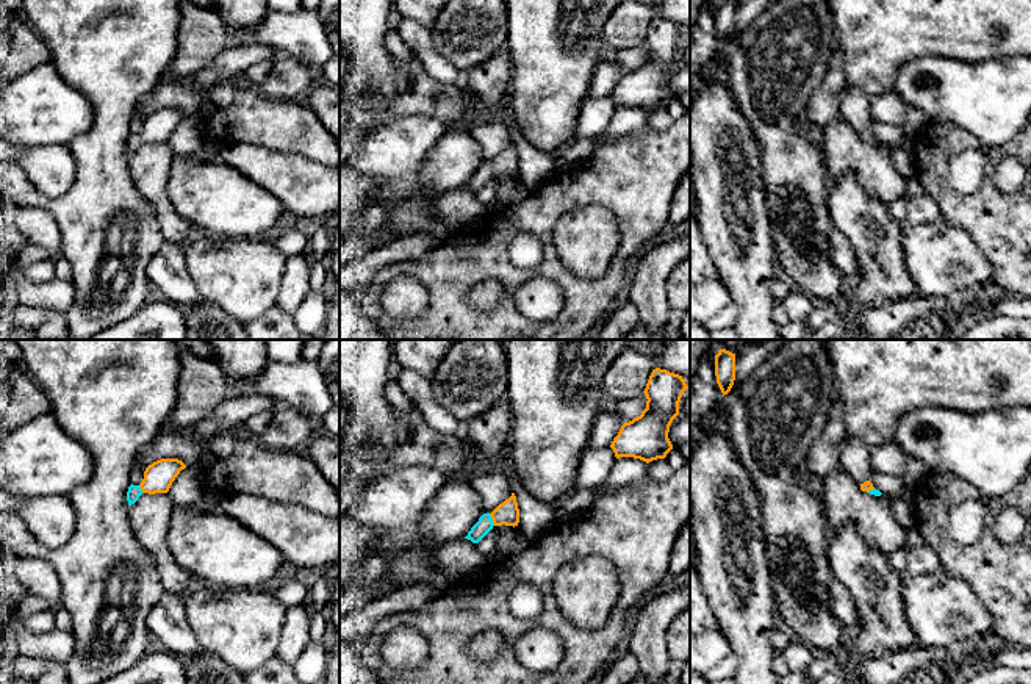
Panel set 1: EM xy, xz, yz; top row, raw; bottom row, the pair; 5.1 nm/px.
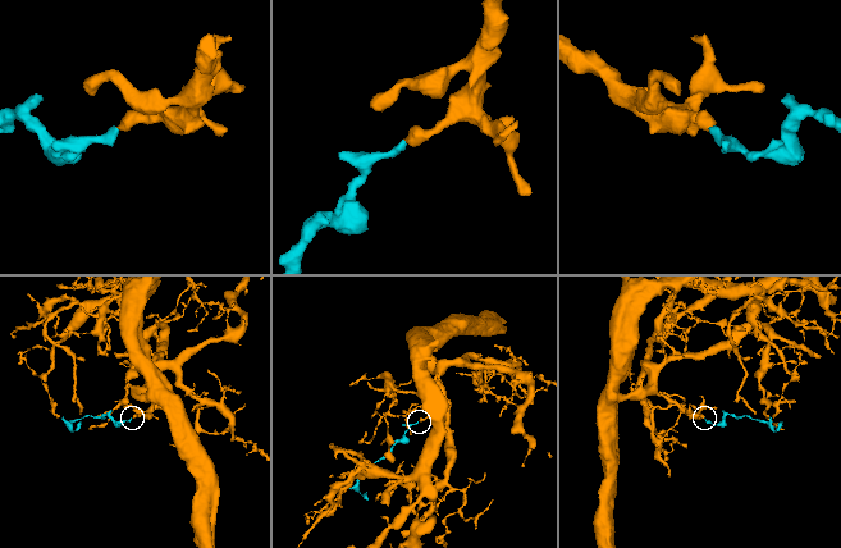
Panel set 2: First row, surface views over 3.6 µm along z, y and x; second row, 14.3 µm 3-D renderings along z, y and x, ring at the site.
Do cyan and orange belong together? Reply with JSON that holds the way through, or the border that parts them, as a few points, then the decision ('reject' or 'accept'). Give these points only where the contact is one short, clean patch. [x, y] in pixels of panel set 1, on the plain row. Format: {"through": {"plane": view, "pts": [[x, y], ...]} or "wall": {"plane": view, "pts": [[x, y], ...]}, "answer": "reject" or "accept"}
{"through": {"plane": "xz", "pts": [[485, 172], [492, 169], [507, 163]]}, "answer": "accept"}

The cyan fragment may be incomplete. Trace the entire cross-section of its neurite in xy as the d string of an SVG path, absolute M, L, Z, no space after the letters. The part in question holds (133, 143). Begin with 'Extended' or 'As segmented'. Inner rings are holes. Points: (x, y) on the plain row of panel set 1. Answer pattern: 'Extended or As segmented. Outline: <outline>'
Extended. Outline: M161 108L149 114L139 135L130 135L127 141L128 155L135 153L142 142L167 142L175 127L186 114L178 108Z

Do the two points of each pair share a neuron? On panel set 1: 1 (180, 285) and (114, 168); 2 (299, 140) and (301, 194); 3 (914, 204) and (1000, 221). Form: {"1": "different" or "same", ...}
{"1": "different", "2": "different", "3": "different"}

